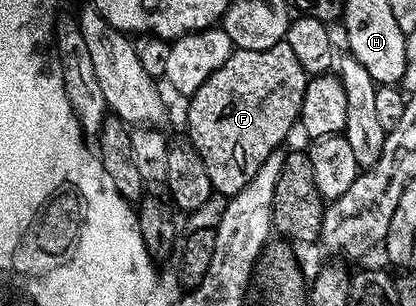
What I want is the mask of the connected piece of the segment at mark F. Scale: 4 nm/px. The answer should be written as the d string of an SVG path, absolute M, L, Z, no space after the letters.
M282 40L266 50L234 48L226 62L188 98L188 140L203 159L203 167L207 168L208 179L218 196L230 197L241 192L265 160L282 148L293 124L301 117L306 84L307 74L299 67L299 59L295 59L291 47Z

